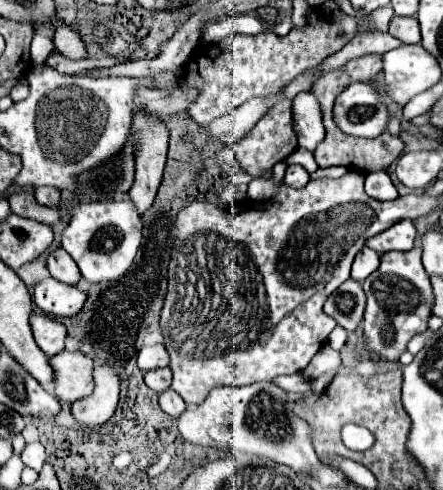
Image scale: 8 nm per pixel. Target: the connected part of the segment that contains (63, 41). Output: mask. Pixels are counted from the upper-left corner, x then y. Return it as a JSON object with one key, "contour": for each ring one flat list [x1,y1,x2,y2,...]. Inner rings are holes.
{"contour":[[59,23,59,29,57,29,57,37,55,37,55,49,63,55,63,57,69,57,69,59,81,59,81,57,87,57,87,51,85,51,85,43,81,41,81,35,71,31,67,25,61,25]]}

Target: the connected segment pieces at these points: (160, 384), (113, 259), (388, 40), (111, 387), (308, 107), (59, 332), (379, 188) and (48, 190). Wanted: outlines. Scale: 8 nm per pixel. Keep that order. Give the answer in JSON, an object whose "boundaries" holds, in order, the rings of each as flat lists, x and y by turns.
{"boundaries":[[[161,367,161,369,151,369,151,371,147,371,147,373,145,373,145,383,147,383,153,391,157,391,157,393,169,389,169,385,171,385,171,369,169,369,169,367]],[[129,199,77,203,63,231,63,249,73,257,81,275,91,283,117,281,133,263,141,245,141,219]],[[359,31,355,35,353,41,349,41,341,51,337,51,335,55,331,55,329,59,325,59,325,63,321,65,321,69,329,71,335,67,341,67,343,63,347,63,349,59,361,57,365,53,387,53,395,47,399,47,401,41,391,37,389,33,379,33,379,31]],[[97,365,93,371,93,379,93,393,71,405,73,417,81,425,87,425,91,429,105,425,113,417,119,401,119,377,109,365]],[[305,91,293,99,293,127,299,139,299,147,311,153,325,139,325,127,321,123,321,111,315,95]],[[33,313,31,315,31,329,37,345,47,357,53,357,55,353,61,353,65,349,65,337,67,329,59,321,55,321,49,315]],[[375,171,365,177,365,193,377,201,393,201,399,197,395,185,385,171]],[[37,187,35,199,43,207,57,207,61,203,61,191,53,189,53,187]]]}

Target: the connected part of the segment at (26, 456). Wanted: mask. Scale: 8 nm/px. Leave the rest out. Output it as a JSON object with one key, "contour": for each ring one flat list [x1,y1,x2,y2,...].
{"contour":[[29,443,29,445,25,445,21,459,27,467,33,467,35,471,39,471,45,461,45,447,41,443]]}

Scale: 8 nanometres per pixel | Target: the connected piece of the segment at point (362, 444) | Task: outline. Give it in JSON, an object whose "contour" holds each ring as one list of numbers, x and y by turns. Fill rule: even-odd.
{"contour":[[355,423,345,425,341,435,343,435,345,447,349,447,353,451,367,451,375,445,375,435,369,429,365,429,361,425,355,425]]}

